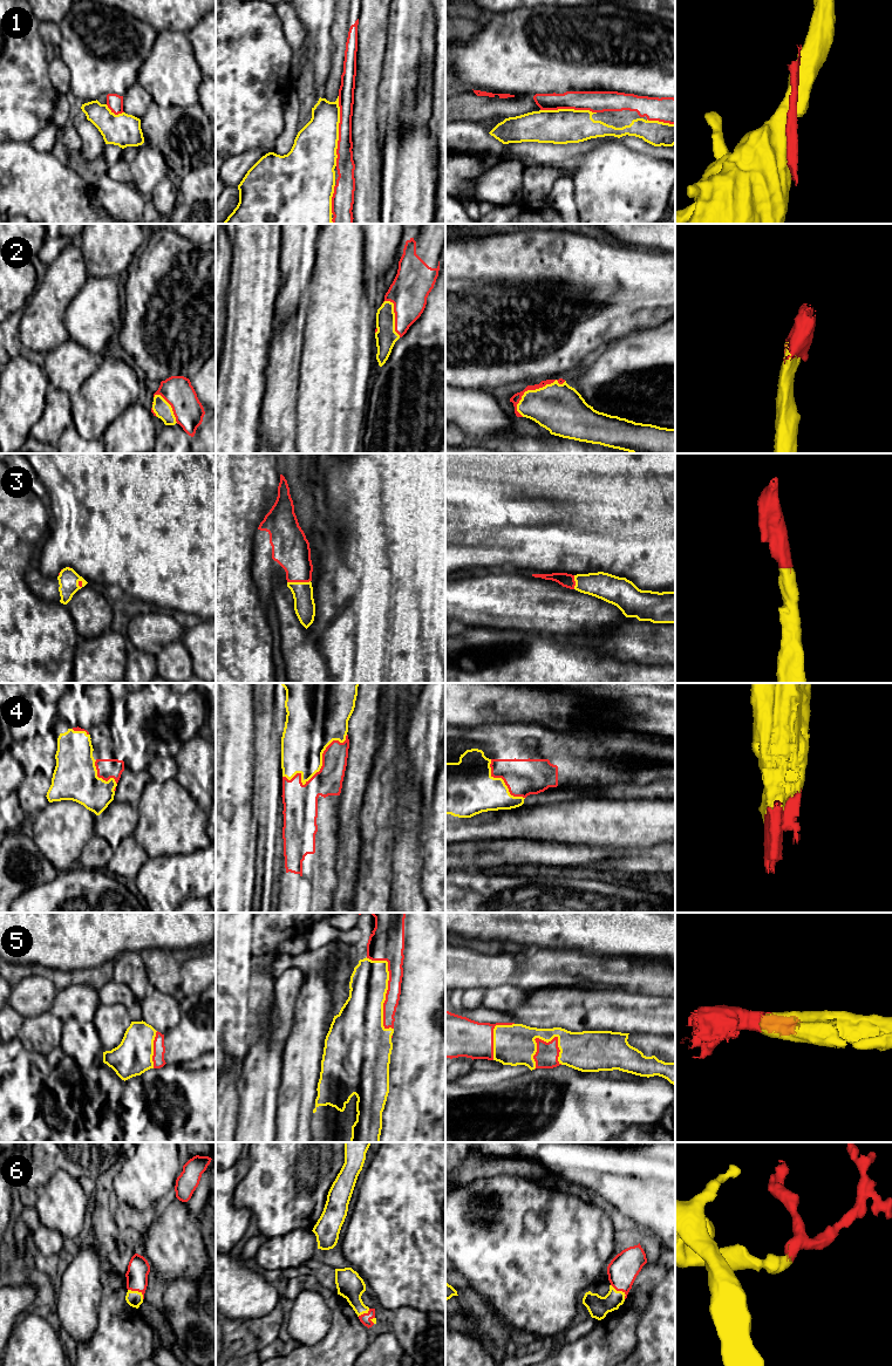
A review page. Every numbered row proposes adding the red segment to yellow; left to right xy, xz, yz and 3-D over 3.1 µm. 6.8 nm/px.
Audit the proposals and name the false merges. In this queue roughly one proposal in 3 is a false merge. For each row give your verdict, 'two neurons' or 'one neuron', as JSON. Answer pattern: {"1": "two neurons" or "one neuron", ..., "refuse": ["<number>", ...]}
{"1": "two neurons", "2": "one neuron", "3": "one neuron", "4": "one neuron", "5": "one neuron", "6": "one neuron", "refuse": ["1"]}

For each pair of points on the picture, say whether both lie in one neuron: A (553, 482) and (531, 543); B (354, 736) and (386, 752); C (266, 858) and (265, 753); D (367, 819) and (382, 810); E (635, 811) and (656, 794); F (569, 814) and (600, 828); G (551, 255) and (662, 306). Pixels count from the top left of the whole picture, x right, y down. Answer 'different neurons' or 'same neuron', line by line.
A: same neuron
B: different neurons
C: same neuron
D: same neuron
E: different neurons
F: same neuron
G: same neuron

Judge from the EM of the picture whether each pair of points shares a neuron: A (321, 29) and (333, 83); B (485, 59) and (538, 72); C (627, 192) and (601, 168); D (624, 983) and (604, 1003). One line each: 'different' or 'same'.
A: different
B: same
C: same
D: different

